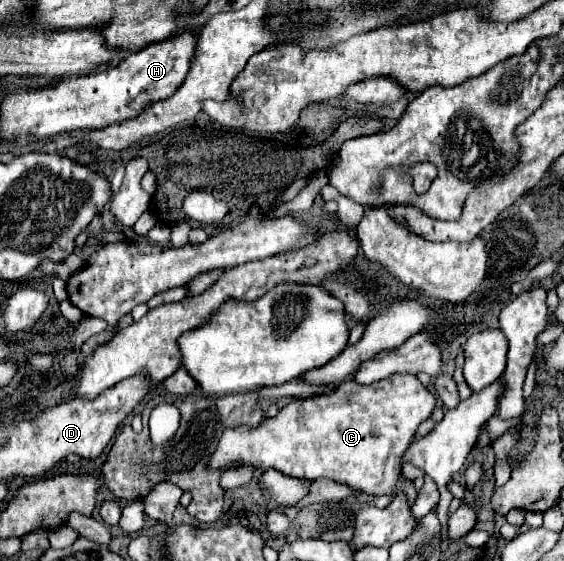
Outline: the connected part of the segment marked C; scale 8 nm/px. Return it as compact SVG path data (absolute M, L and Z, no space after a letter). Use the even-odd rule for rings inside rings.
M391 374L367 386L357 384L355 380L345 380L331 392L317 394L311 398L291 400L277 416L265 418L257 428L239 426L225 430L209 460L209 468L217 470L231 464L251 464L259 470L275 468L287 476L311 482L319 478L329 478L375 496L403 492L409 498L409 504L413 504L417 488L411 480L401 478L399 460L405 448L411 444L419 424L431 416L433 408L435 408L435 396L413 374Z

